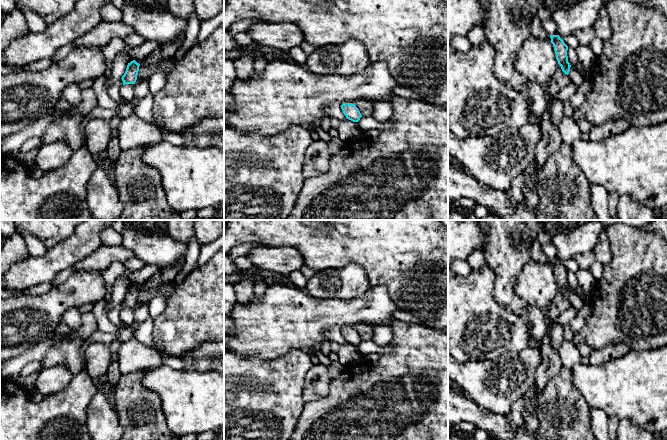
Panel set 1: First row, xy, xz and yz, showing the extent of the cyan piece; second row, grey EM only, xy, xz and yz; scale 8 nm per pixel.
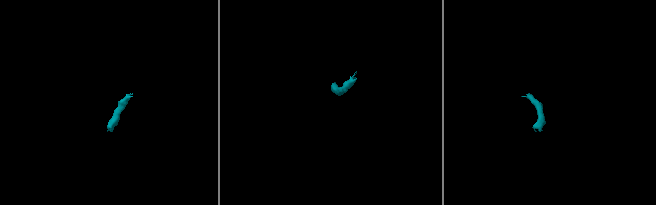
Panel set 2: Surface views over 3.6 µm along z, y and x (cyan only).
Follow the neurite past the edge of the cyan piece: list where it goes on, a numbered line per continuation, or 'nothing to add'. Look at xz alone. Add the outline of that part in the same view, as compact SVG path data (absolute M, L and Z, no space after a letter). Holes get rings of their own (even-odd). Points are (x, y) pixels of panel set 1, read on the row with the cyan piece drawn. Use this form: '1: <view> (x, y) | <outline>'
nothing to add

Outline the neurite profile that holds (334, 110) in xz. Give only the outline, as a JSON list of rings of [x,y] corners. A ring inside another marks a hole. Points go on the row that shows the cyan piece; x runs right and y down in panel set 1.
[[[339,103],[327,105],[325,107],[325,112],[326,115],[329,116],[330,118],[336,118],[339,121],[343,121],[347,119]]]

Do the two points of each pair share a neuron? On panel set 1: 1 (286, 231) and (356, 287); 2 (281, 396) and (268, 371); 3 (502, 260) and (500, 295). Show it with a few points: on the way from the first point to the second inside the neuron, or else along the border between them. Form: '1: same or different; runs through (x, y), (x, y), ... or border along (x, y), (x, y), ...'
1: different; border along (355, 264), (327, 267), (316, 272)
2: same; runs through (277, 390), (268, 380), (268, 377)
3: same; runs through (502, 269), (502, 286)

